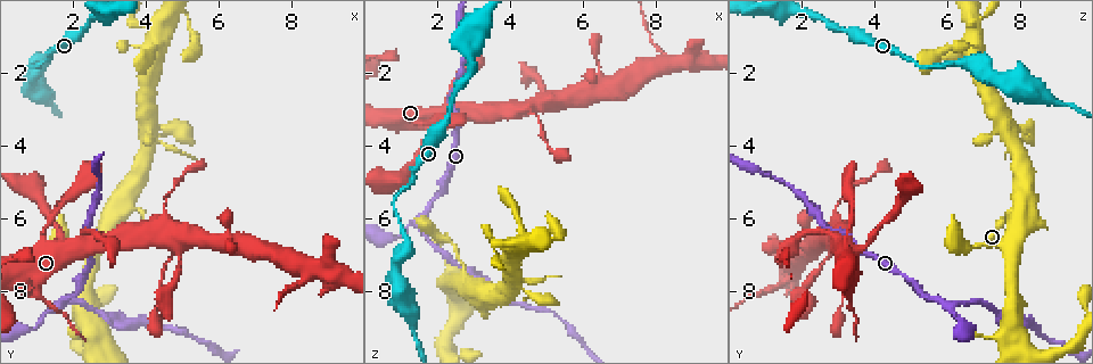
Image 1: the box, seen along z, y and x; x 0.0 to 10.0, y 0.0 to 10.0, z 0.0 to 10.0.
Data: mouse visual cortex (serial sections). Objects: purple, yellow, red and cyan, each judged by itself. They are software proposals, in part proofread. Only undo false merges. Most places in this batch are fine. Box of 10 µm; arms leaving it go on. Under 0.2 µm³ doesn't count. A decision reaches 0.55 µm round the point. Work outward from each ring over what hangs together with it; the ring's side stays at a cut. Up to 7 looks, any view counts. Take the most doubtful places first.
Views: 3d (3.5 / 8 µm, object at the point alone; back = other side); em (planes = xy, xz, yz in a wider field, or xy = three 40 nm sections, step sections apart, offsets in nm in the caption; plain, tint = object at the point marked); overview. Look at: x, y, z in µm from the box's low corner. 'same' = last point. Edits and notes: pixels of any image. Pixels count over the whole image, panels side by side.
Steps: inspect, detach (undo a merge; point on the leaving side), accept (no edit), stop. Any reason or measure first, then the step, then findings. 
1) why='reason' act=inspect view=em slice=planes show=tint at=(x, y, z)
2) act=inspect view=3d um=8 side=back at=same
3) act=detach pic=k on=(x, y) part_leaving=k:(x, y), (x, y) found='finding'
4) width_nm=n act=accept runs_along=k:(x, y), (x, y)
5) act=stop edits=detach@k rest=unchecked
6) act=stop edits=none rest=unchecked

why='two arms in line, one across' act=inspect view=3d um=3.5 at=(8.45, 7.45, 1.80)

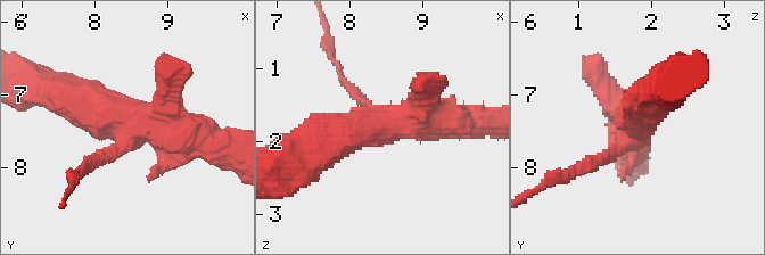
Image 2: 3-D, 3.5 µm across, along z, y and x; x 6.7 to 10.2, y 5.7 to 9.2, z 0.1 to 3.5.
why='now the EM' act=inspect view=em slice=planes show=tint at=(8.45, 7.45, 1.80)

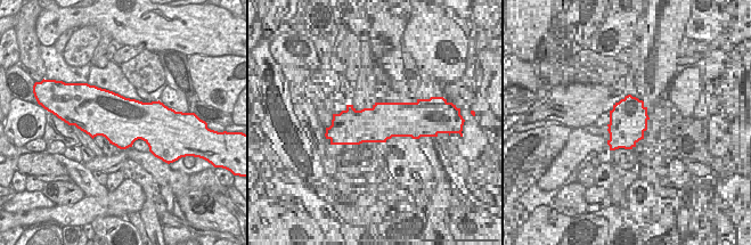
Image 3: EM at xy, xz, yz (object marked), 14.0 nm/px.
act=accept runs_along=2:(63, 93), (195, 139) found='continuous, no second cell'

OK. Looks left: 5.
why='arms part here' act=inspect view=3d um=3.5 at=(1.60, 8.35, 6.05)

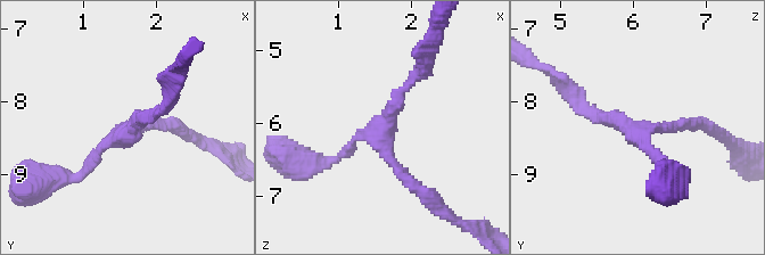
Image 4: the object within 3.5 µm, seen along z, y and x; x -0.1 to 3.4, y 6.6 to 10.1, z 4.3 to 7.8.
arms=3 arm_widths_nm=150,150,200 act=inspect view=em slice=xy step=3 show=tint at=(1.65, 8.40, 6.00)

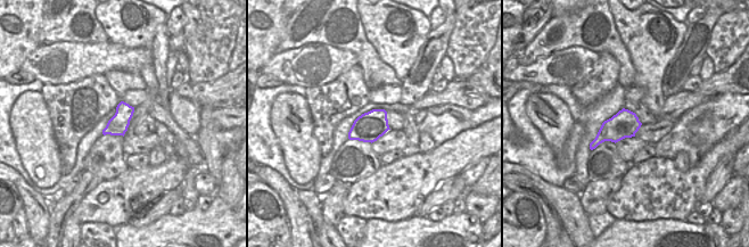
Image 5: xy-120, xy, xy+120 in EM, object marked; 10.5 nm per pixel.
act=accept found='one cell here'

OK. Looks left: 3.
why='sharp bend' act=inspect view=3d um=3.5 at=(0.80, 1.95, 5.45)

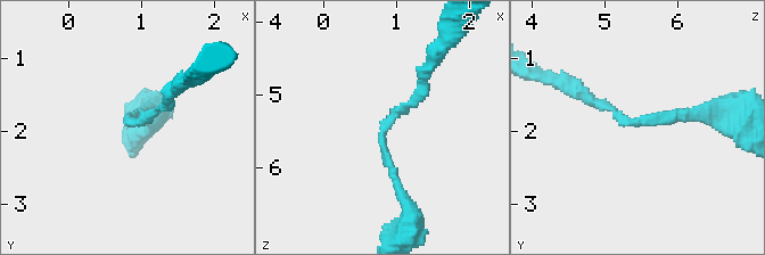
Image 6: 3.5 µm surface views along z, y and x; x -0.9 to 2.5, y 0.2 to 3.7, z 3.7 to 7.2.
why='shape alone is not enough' act=inspect view=em slice=xy step=5 show=tint at=(0.85, 1.90, 5.45)

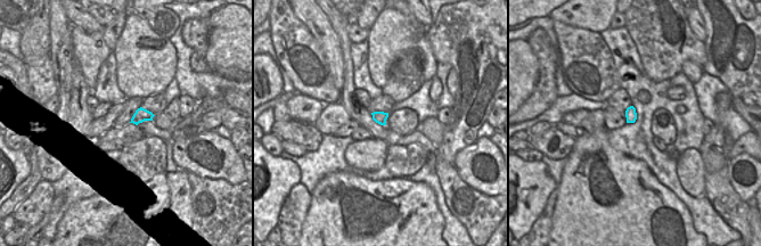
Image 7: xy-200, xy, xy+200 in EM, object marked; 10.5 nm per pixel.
act=accept runs_along=6:(424, 73), (424, 90), (381, 133), (399, 191) found='all the same cell'

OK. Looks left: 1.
act=stop edits=none rest=unchecked

